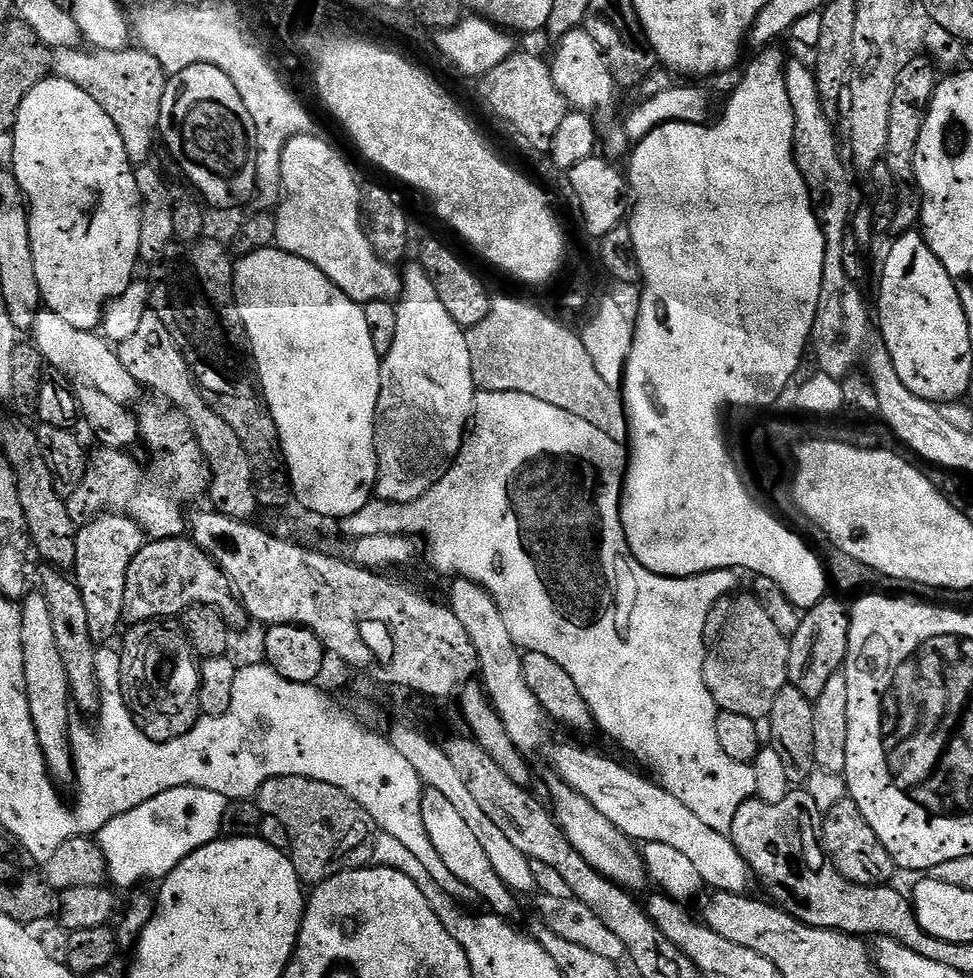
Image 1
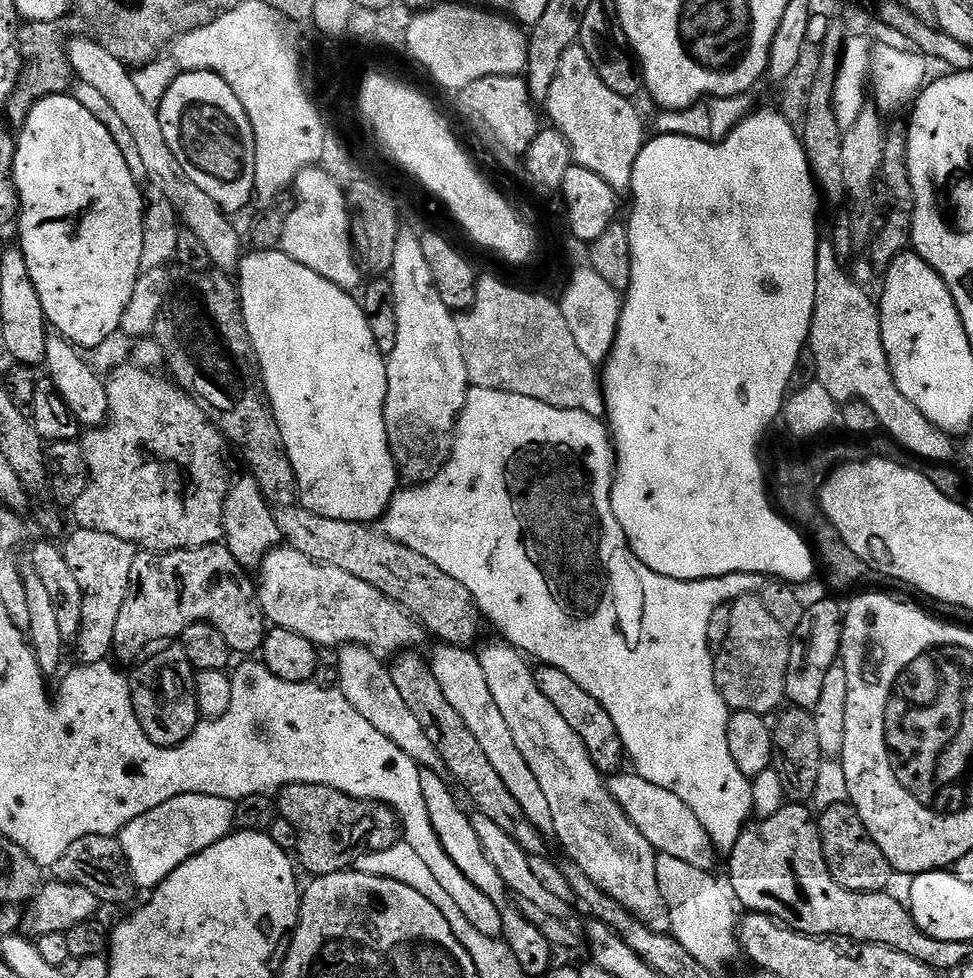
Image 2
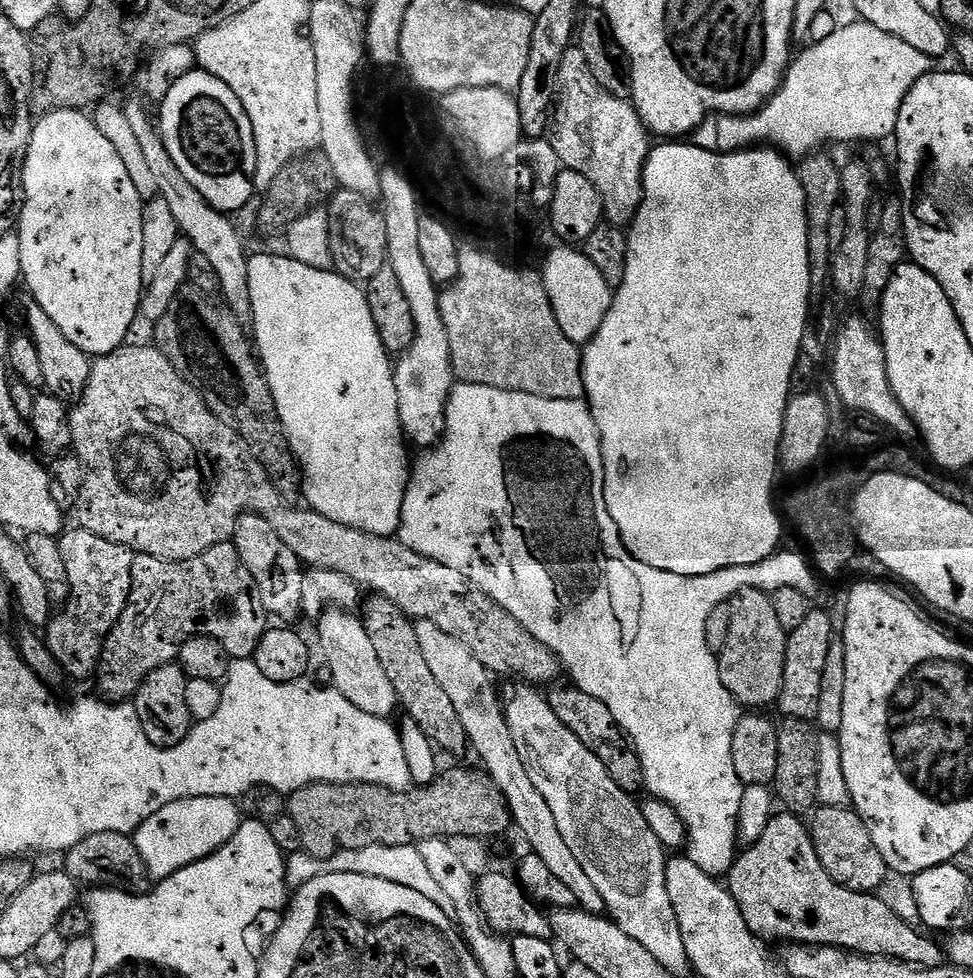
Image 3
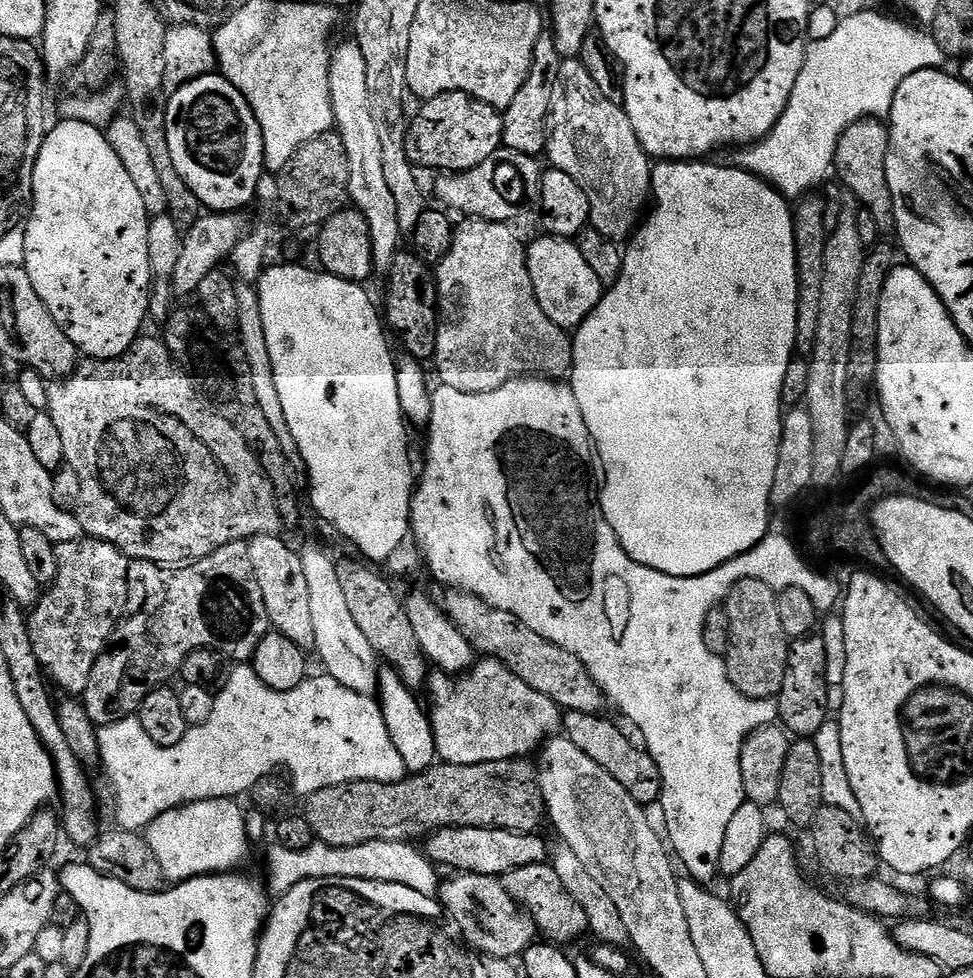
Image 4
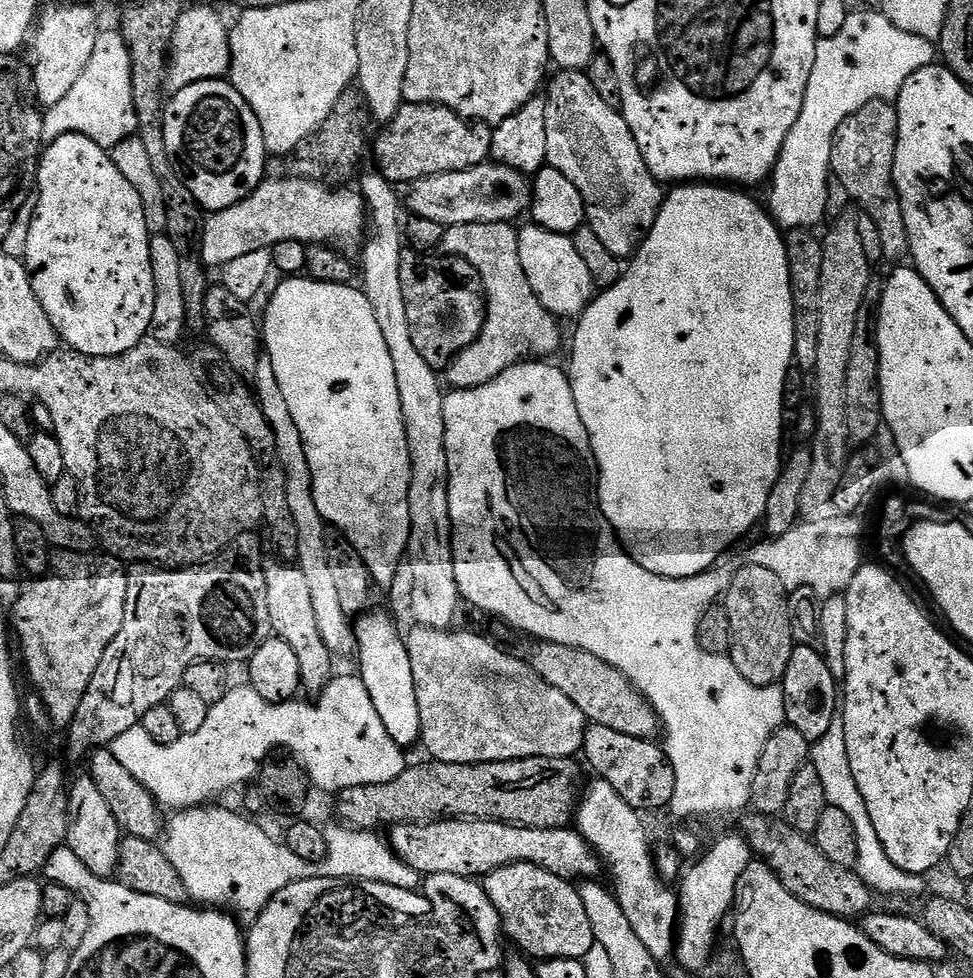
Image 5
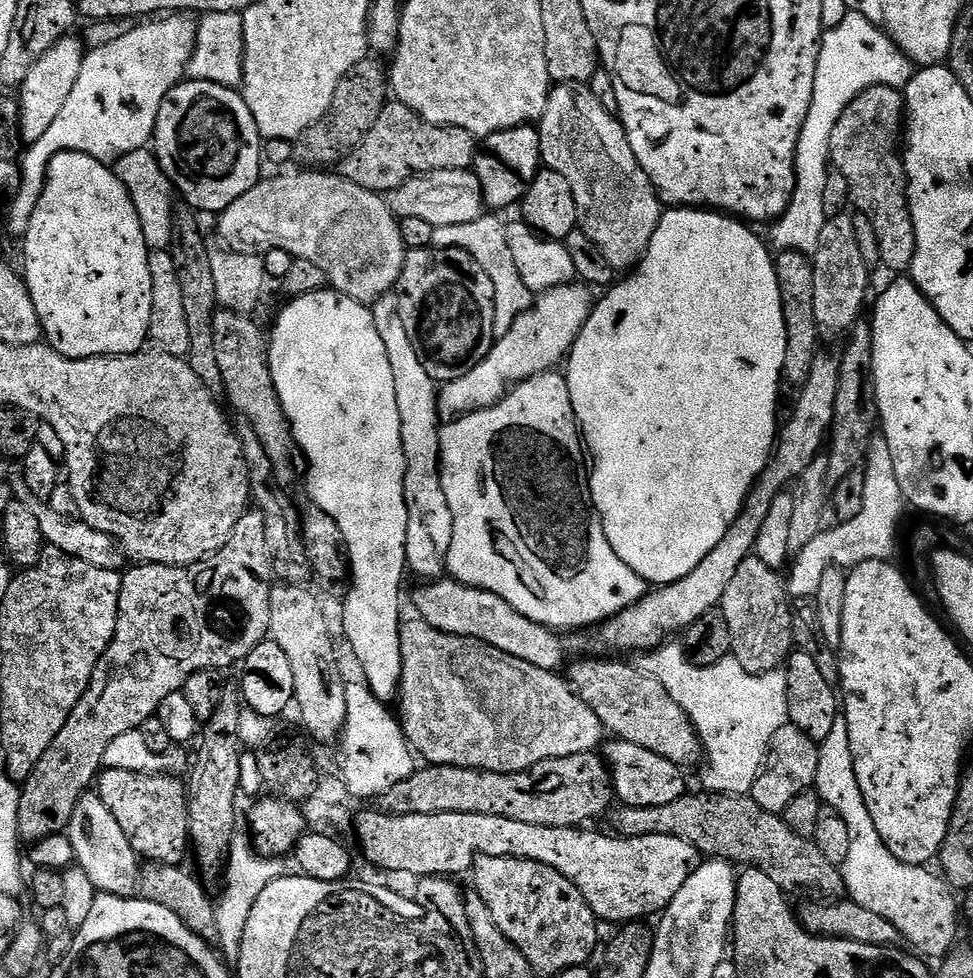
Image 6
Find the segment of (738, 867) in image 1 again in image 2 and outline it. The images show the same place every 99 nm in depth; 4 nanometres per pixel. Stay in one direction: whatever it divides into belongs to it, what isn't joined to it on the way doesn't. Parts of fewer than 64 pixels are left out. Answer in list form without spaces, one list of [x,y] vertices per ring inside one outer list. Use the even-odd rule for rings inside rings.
[[[621,771],[607,781],[608,793],[615,798],[618,806],[622,806],[626,818],[630,818],[634,826],[638,826],[642,838],[646,838],[646,842],[650,842],[657,853],[670,855],[711,873],[715,869],[718,853],[702,822],[694,818],[694,810],[690,810],[690,806],[686,806],[686,802],[682,802],[678,794],[670,794],[670,790],[662,790],[662,786],[654,786],[654,782],[646,782],[646,778],[628,772]]]

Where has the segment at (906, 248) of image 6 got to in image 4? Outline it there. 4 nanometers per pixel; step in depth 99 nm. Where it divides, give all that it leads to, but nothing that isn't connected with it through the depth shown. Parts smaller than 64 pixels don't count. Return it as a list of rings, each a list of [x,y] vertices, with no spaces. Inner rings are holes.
[[[880,118],[856,120],[840,136],[834,161],[835,171],[840,171],[847,191],[856,197],[861,209],[868,211],[877,222],[880,234],[892,234],[896,230],[894,198],[890,194],[890,182],[886,180],[886,150],[888,149],[888,125]]]

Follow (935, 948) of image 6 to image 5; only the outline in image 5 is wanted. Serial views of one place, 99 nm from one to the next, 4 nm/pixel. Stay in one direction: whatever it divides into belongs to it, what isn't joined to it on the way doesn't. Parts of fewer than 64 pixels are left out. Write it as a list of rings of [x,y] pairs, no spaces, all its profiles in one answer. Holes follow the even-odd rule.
[[[837,714],[834,722],[830,722],[830,730],[822,734],[822,738],[814,741],[810,748],[810,762],[814,770],[818,770],[818,779],[826,790],[829,808],[844,811],[854,826],[854,834],[858,838],[858,858],[854,871],[860,875],[862,882],[870,886],[873,893],[884,896],[916,896],[924,888],[925,877],[915,872],[907,872],[894,862],[890,862],[890,854],[882,850],[882,842],[878,842],[878,834],[874,830],[874,822],[870,822],[870,814],[866,810],[866,801],[858,791],[858,782],[854,782],[854,770],[850,770],[850,754],[846,754],[846,720]]]

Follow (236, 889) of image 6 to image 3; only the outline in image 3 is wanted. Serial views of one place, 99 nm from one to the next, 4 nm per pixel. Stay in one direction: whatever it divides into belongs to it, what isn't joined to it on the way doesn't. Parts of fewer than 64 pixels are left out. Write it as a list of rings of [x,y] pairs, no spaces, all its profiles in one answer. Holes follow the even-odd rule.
[[[226,796],[186,798],[170,802],[170,806],[162,806],[162,810],[158,810],[158,814],[146,818],[146,822],[142,822],[142,826],[136,829],[134,839],[138,846],[138,854],[142,854],[142,862],[148,868],[149,877],[153,881],[159,882],[170,878],[183,868],[191,868],[199,860],[205,860],[226,846],[234,838],[241,823],[242,812],[235,799]],[[415,845],[366,847],[360,851],[343,852],[326,860],[319,860],[309,852],[301,850],[293,852],[287,857],[285,868],[287,870],[287,884],[292,890],[301,888],[306,882],[325,876],[325,874],[365,874],[367,877],[383,878],[386,881],[398,882],[400,886],[406,886],[407,889],[416,890],[418,894],[438,906],[438,910],[442,910],[442,914],[454,917],[454,906],[451,904],[450,898],[447,897],[447,893],[444,893],[442,886],[435,881],[435,877],[431,875],[427,863],[423,861],[419,847]]]

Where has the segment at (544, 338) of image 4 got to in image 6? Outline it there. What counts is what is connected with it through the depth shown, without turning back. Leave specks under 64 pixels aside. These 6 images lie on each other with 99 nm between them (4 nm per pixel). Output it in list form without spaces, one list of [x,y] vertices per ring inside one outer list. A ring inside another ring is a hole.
[[[485,214],[474,222],[462,222],[462,226],[442,226],[434,230],[432,247],[461,248],[466,250],[490,274],[490,282],[494,282],[494,318],[496,331],[503,334],[514,326],[514,322],[526,310],[532,308],[534,294],[522,282],[522,274],[518,274],[518,266],[514,266],[514,258],[510,254],[510,244],[506,242],[506,224],[500,221],[496,214]]]

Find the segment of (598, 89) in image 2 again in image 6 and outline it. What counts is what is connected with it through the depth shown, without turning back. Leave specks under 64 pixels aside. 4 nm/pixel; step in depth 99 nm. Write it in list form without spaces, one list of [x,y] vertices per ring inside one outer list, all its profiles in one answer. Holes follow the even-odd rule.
[[[556,84],[549,91],[548,109],[538,122],[538,131],[543,167],[549,172],[562,174],[562,178],[570,182],[570,190],[578,206],[579,231],[584,232],[586,238],[598,246],[598,250],[602,250],[602,255],[606,257],[606,262],[610,262],[610,266],[618,270],[635,268],[646,254],[650,238],[654,238],[654,230],[658,230],[662,201],[646,170],[642,170],[638,158],[634,158],[634,150],[630,150],[626,130],[620,125],[619,119],[607,112],[598,98],[594,98],[591,87]]]

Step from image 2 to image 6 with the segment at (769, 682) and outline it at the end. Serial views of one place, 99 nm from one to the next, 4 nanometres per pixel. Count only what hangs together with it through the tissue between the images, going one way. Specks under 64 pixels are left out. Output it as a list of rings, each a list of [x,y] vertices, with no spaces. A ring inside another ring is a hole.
[[[755,554],[747,556],[718,605],[726,622],[730,622],[735,663],[755,676],[777,671],[794,651],[790,593],[787,587],[776,588],[776,576],[777,569],[768,568]]]

